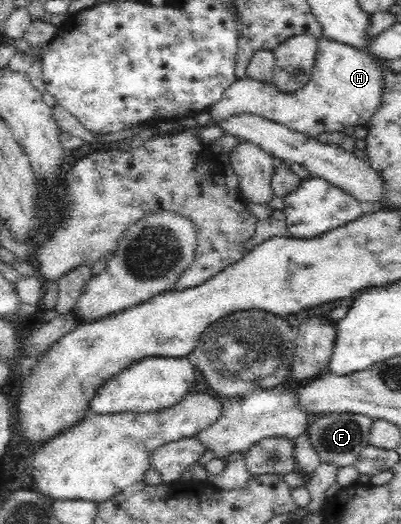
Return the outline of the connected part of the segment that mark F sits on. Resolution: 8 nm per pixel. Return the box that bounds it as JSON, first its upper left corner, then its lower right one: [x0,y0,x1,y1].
[303,413,372,468]

